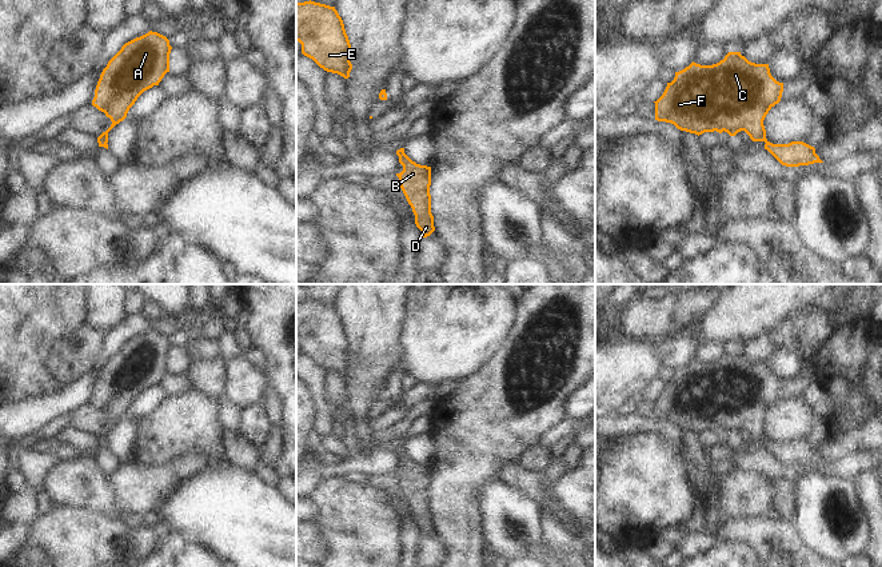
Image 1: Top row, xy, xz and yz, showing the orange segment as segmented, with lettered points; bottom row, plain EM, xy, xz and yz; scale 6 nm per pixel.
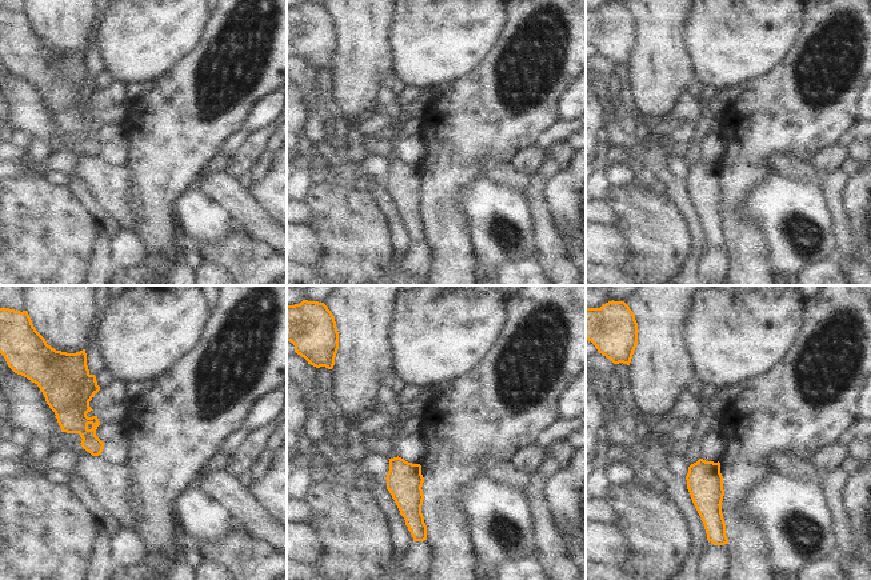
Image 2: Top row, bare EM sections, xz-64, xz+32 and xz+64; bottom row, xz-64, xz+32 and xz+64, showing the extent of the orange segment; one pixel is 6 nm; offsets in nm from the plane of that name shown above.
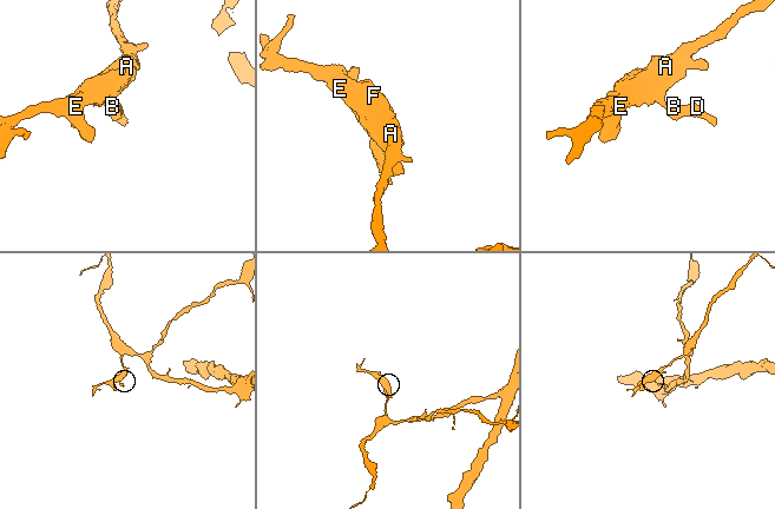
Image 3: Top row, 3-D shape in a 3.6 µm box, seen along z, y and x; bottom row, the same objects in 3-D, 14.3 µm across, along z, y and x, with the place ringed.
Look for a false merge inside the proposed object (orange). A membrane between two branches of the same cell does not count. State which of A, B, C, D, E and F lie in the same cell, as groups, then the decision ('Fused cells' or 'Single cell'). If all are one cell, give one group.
Groups: A B C D E F. Single cell

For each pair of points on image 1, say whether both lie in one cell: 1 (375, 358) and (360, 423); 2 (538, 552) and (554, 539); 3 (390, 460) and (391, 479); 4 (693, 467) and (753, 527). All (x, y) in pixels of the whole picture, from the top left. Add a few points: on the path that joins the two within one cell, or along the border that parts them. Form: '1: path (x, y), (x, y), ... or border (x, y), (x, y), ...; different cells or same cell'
1: path (368, 374), (360, 398), (360, 407); same cell
2: border (545, 540), (558, 552); different cells
3: border (395, 472), (374, 472), (368, 476); different cells
4: path (707, 487), (710, 503), (733, 526); same cell

